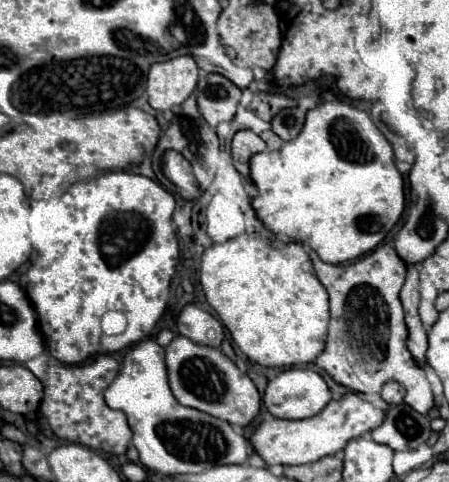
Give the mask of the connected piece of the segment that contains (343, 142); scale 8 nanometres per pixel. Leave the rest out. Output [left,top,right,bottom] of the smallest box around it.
[249,92,405,264]

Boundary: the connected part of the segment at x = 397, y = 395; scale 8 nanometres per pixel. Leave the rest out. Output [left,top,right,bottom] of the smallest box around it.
[381,382,401,404]

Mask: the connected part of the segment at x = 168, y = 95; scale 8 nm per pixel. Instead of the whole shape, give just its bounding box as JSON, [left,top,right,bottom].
[147,54,197,112]

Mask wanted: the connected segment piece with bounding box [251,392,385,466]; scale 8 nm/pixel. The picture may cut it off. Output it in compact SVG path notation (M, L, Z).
M355 392L343 394L339 400L331 400L319 414L305 420L265 420L251 436L253 448L267 464L311 464L323 456L335 454L347 446L349 440L361 438L375 430L383 422L385 410L375 408L371 402L361 400Z

